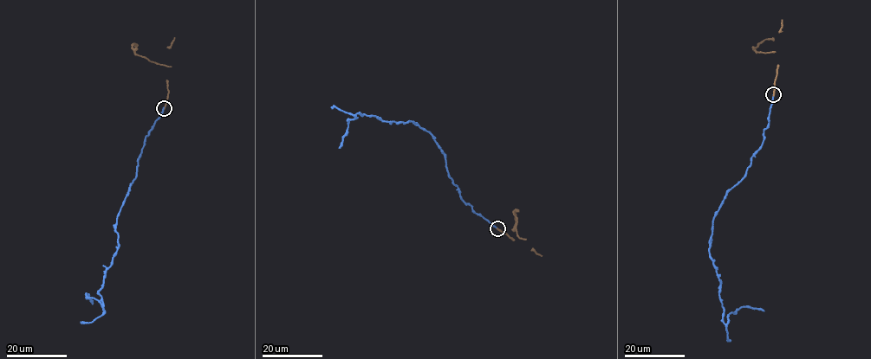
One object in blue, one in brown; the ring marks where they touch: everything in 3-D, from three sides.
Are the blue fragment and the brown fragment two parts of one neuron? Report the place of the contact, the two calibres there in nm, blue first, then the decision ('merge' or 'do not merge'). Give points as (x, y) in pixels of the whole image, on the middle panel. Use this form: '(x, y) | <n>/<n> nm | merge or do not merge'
(497, 228) | 300/260 nm | do not merge

